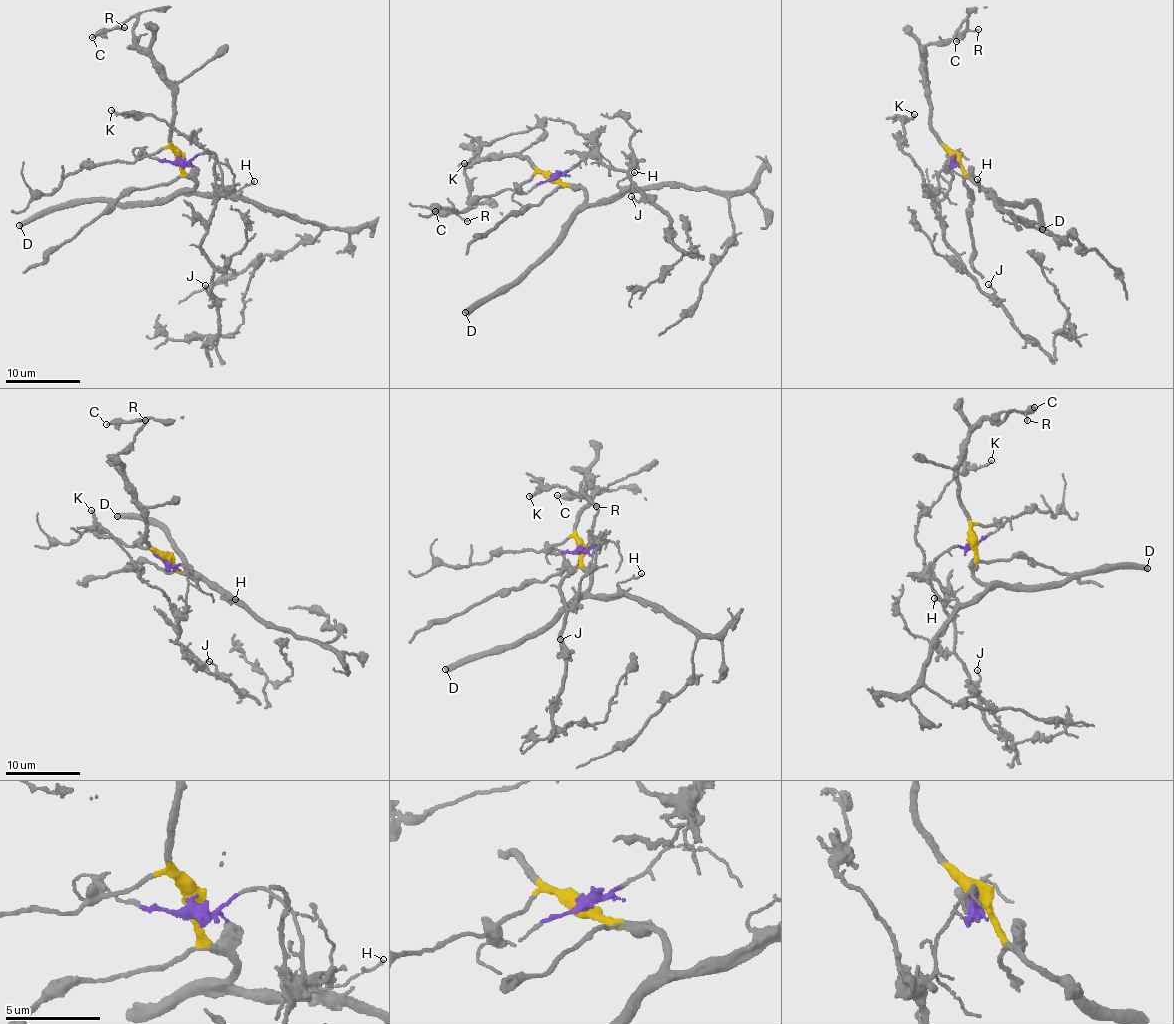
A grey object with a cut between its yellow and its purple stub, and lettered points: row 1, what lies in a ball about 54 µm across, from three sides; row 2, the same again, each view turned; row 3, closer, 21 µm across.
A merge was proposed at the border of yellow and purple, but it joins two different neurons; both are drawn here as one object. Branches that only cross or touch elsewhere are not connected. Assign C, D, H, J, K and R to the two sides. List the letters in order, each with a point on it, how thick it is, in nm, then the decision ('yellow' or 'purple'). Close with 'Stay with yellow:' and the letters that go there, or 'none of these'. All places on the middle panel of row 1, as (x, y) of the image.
C: (435, 211) | 220 nm | yellow
D: (465, 312) | 550 nm | yellow
H: (634, 172) | 110 nm | yellow
J: (631, 196) | 110 nm | purple
K: (464, 163) | 150 nm | purple
R: (467, 221) | 140 nm | yellow
Stay with yellow: C, D, H, R

